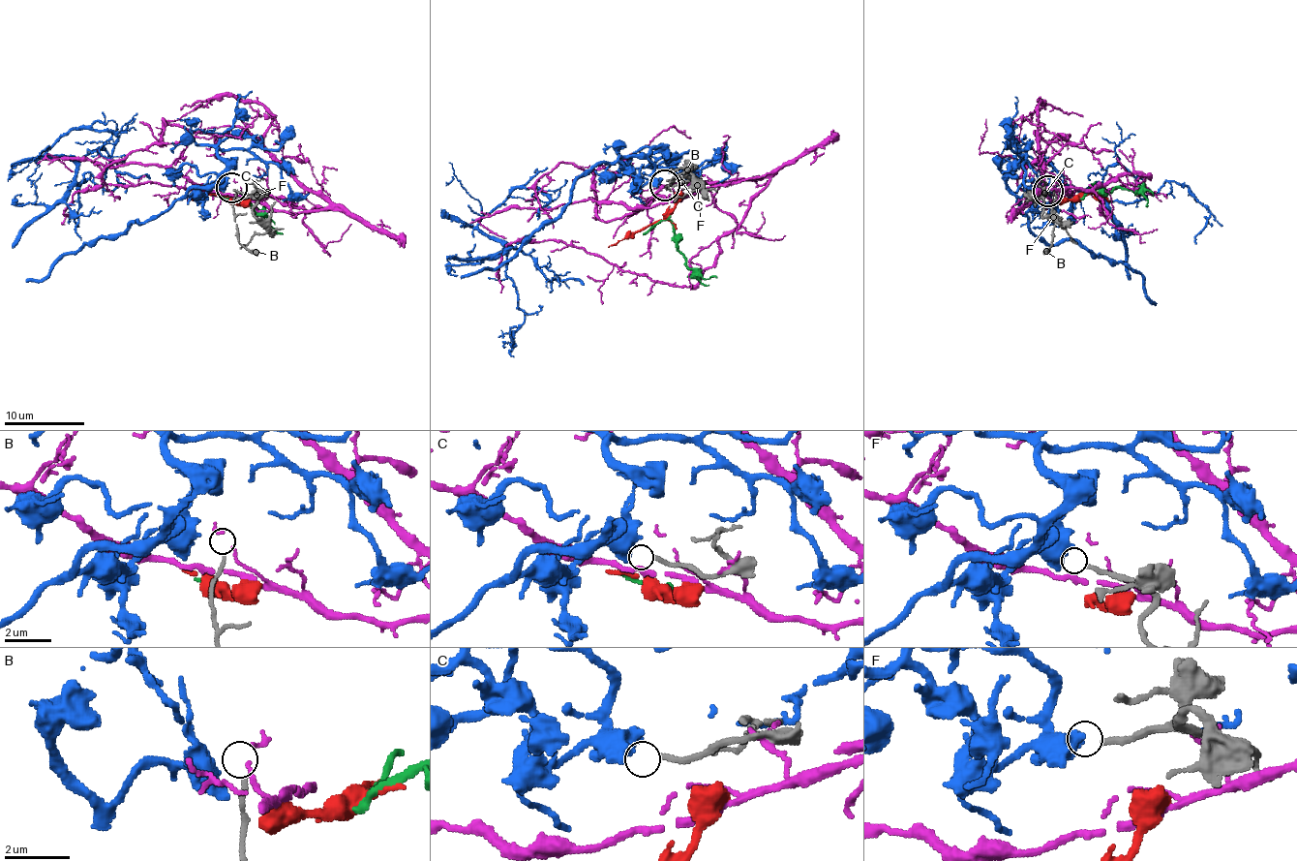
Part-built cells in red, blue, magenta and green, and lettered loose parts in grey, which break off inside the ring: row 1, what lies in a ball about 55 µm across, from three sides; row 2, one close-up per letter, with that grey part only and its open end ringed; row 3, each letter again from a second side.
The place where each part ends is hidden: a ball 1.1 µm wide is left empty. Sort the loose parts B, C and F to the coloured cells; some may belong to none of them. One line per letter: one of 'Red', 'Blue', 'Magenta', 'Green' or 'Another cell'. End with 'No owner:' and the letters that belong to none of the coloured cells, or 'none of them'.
B: Another cell
C: Another cell
F: Blue
No owner: B, C

